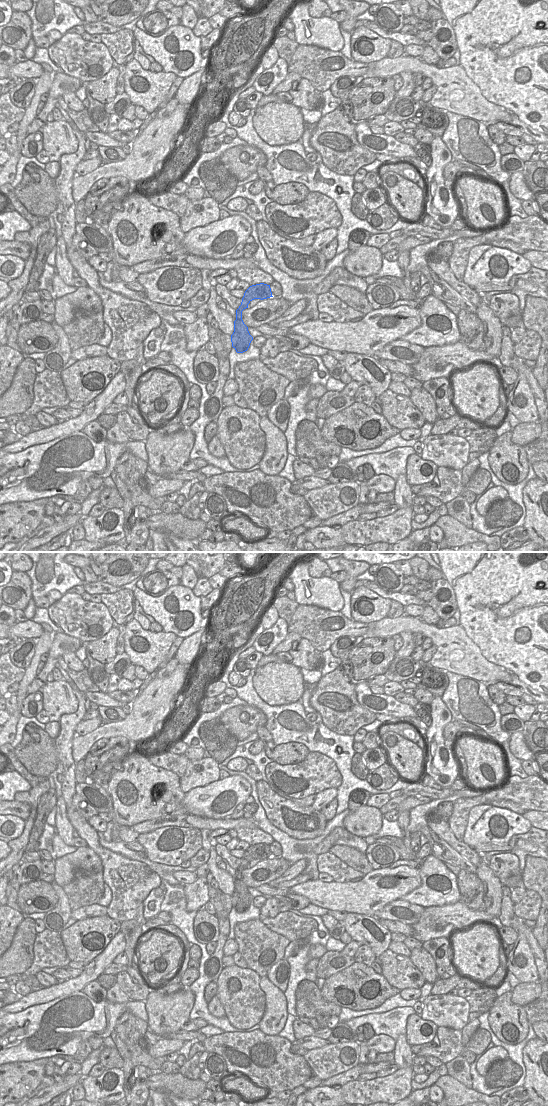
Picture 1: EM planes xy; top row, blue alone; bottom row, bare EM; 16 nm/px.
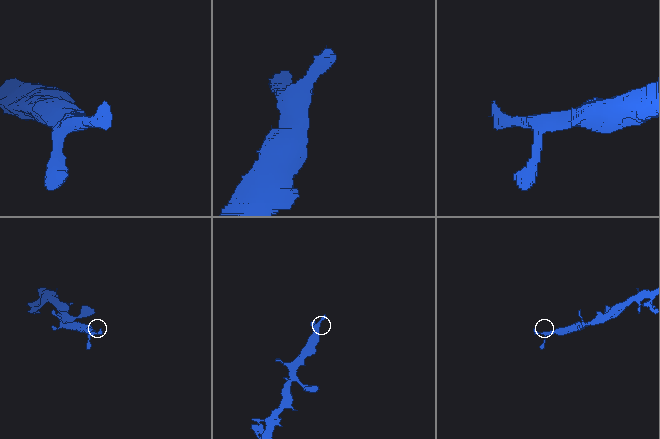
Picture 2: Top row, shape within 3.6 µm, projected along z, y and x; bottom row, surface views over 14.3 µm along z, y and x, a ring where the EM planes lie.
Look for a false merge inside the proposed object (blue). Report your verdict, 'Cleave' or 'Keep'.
Keep.

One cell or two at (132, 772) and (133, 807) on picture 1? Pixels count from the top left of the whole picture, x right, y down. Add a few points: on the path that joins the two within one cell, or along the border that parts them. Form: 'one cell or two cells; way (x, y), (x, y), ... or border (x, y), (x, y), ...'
one cell; way (137, 781), (138, 798)

